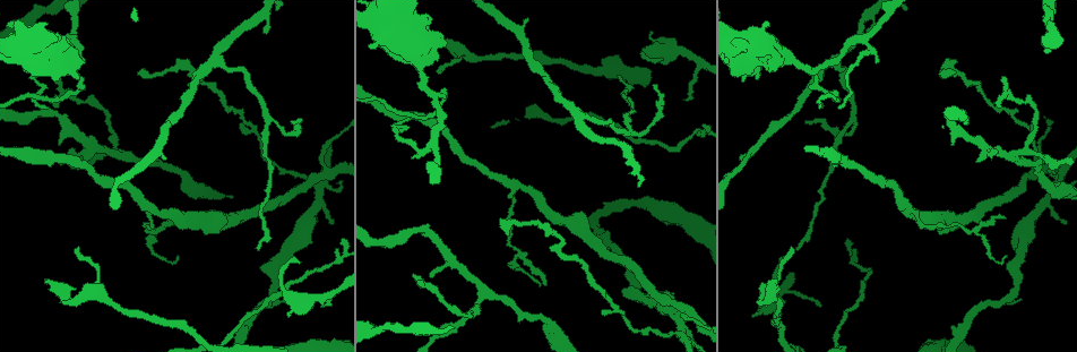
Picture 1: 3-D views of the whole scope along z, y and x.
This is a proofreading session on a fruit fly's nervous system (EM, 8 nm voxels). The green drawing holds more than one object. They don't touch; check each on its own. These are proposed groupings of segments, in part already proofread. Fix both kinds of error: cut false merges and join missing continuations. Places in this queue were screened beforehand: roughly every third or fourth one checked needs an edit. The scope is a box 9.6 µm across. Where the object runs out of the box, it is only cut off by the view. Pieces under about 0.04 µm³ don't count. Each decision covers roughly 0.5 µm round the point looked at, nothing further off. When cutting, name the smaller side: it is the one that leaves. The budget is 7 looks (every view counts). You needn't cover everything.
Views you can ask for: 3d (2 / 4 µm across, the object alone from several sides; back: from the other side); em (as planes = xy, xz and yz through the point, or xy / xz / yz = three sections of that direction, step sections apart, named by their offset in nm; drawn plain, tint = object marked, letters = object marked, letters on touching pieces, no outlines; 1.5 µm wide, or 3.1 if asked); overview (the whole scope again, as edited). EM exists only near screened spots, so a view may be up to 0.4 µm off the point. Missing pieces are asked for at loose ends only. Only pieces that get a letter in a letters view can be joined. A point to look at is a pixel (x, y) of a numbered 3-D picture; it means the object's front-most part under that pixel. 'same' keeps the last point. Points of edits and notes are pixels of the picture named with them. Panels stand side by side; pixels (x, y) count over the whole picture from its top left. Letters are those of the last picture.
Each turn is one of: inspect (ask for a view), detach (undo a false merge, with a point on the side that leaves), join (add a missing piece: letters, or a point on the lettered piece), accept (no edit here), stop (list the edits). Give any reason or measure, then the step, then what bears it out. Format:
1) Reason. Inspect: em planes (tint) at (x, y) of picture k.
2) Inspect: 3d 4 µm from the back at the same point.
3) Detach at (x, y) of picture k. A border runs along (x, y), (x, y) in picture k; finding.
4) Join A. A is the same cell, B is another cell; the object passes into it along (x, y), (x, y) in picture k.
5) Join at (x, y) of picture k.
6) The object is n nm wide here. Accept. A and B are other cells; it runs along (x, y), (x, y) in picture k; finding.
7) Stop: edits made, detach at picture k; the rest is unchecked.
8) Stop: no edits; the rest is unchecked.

Sharp bend. Inspect: em planes (tint) at (68, 301) of picture 1.

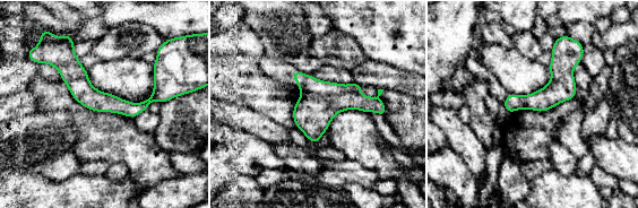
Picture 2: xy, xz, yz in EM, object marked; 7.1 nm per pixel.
Inspect: em planes (letters) at the same point.

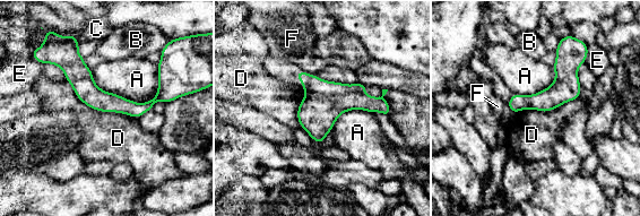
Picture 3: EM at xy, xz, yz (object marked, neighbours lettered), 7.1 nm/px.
The object is 160 nm wide here. Accept. A, B, C, D, E and F are other cells; it runs along (51, 60), (104, 102), (145, 108), (173, 94) in picture 3; continuous, no second neuron.

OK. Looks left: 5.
Free end. Inspect: em planes (tint) at (752, 315) of picture 1.

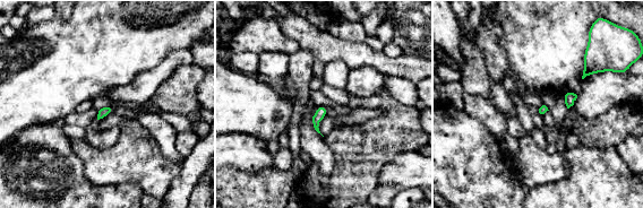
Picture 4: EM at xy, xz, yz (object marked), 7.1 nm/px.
Inspect: em planes (letters) at the same point.

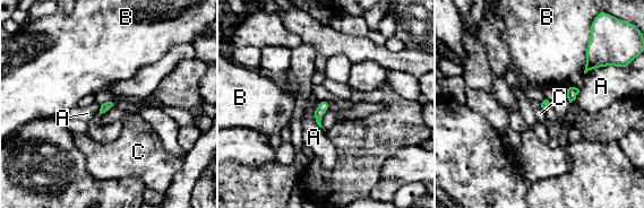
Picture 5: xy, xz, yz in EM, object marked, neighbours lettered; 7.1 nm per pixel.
The longest contact is with B, 240 nm. Accept. A, B and C are other cells; none of them fits.

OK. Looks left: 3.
Free end. Inspect: 3d 2 µm at (1020, 298) of picture 1.

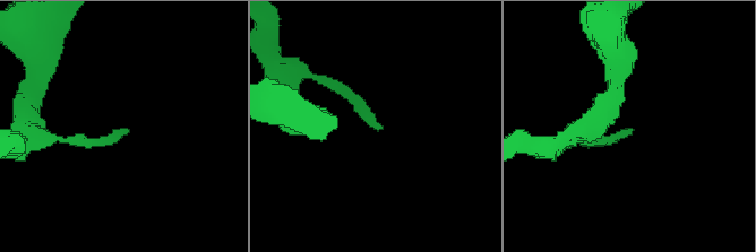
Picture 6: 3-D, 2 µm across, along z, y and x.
Shape alone is not enough. Inspect: em planes (plain) at (125, 133) of picture 6.

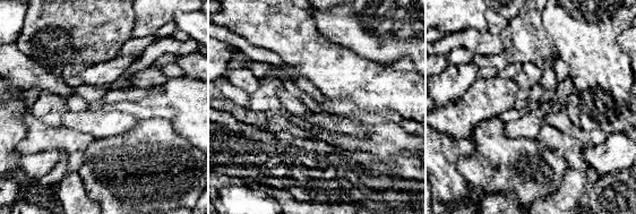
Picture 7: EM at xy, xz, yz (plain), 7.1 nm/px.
See the neighbours. Inspect: em planes (letters) at the same point.

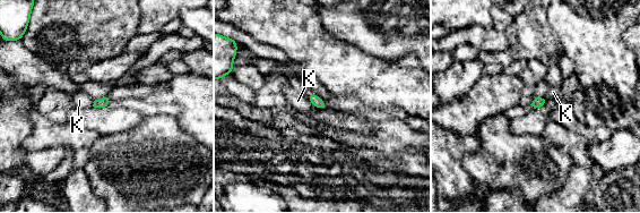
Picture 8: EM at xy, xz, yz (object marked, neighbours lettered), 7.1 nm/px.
The longest contact is with K, 140 nm. Accept. K is another cell; a border runs along (305, 95), (318, 109) in picture 8; no lettered piece goes on from it.

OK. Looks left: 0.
Stop: no edits; the rest is unchecked.

